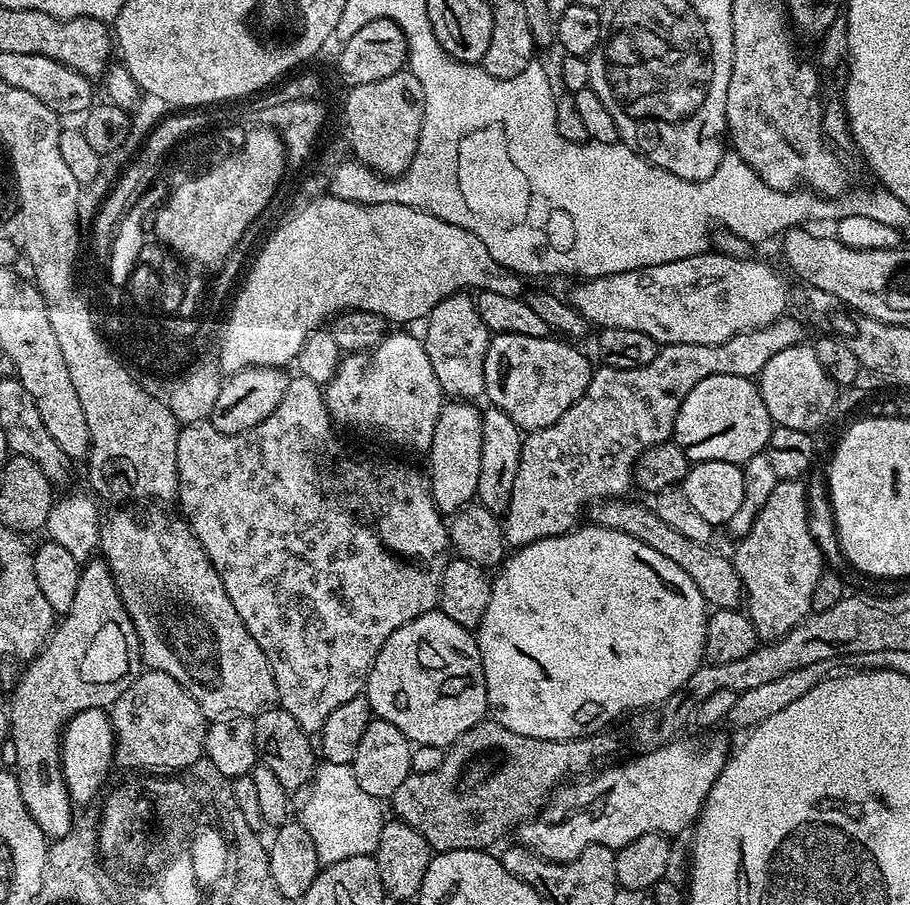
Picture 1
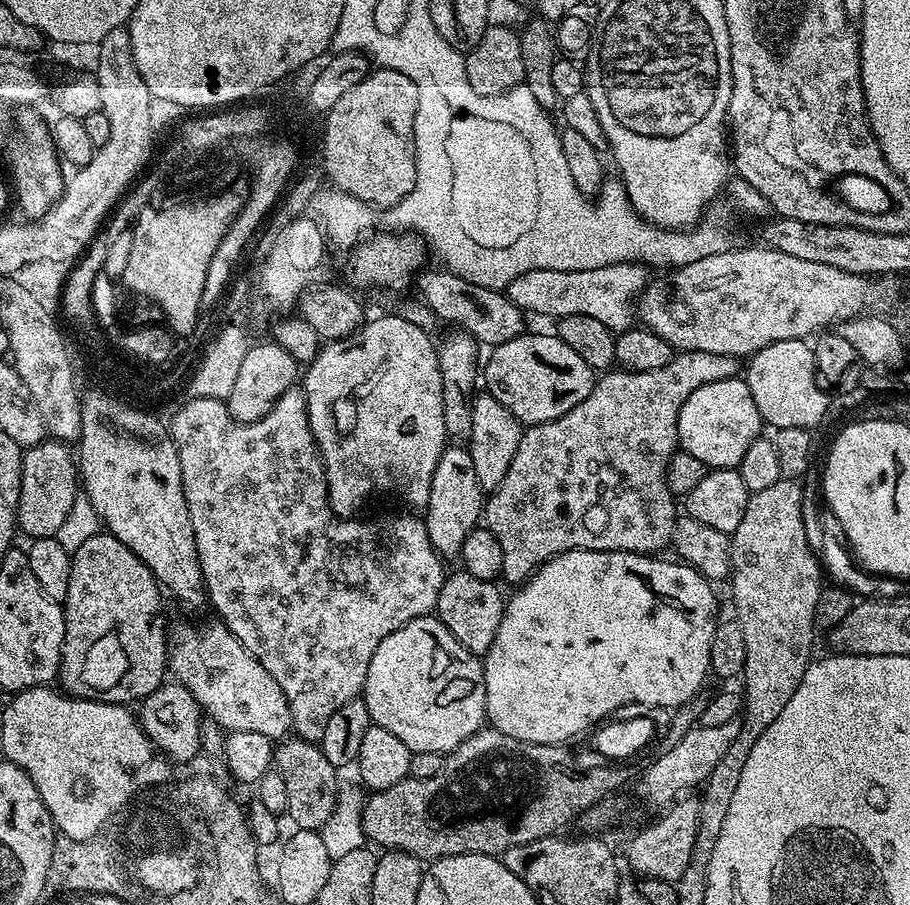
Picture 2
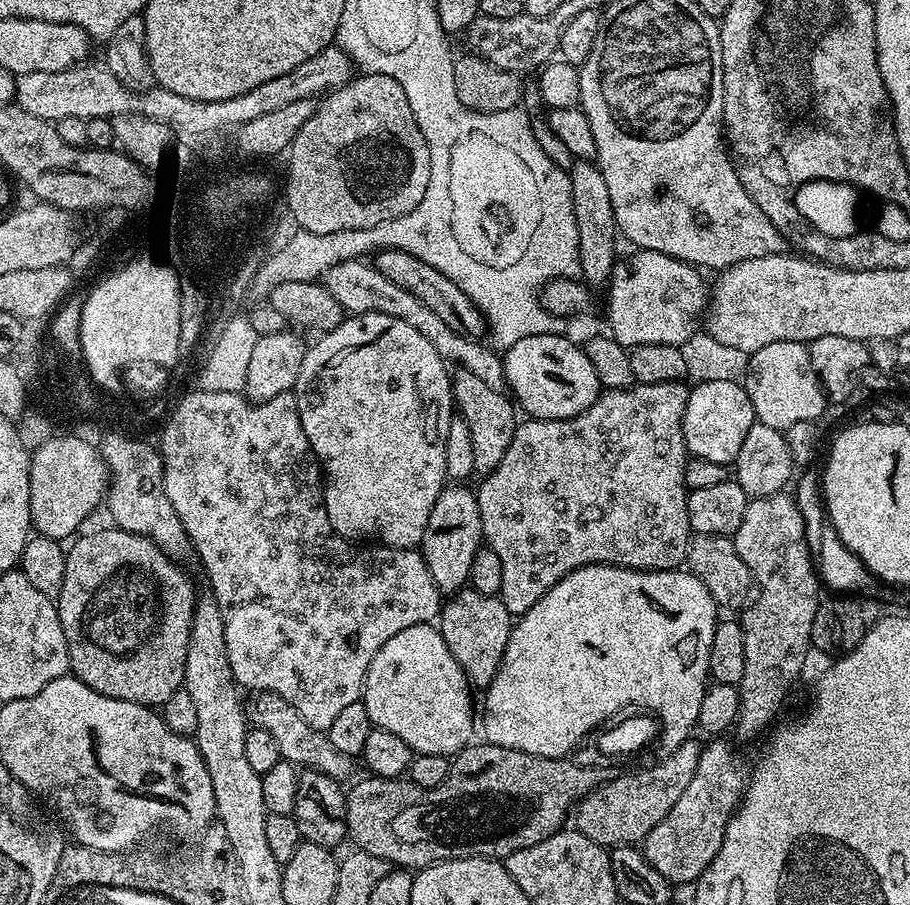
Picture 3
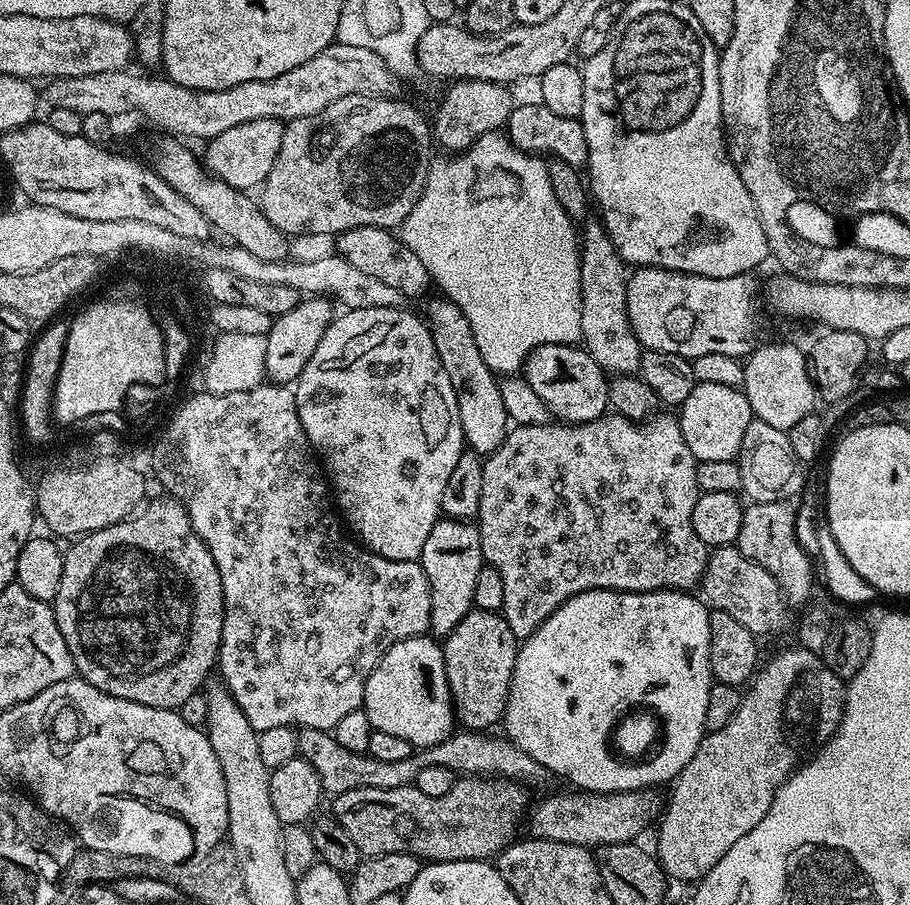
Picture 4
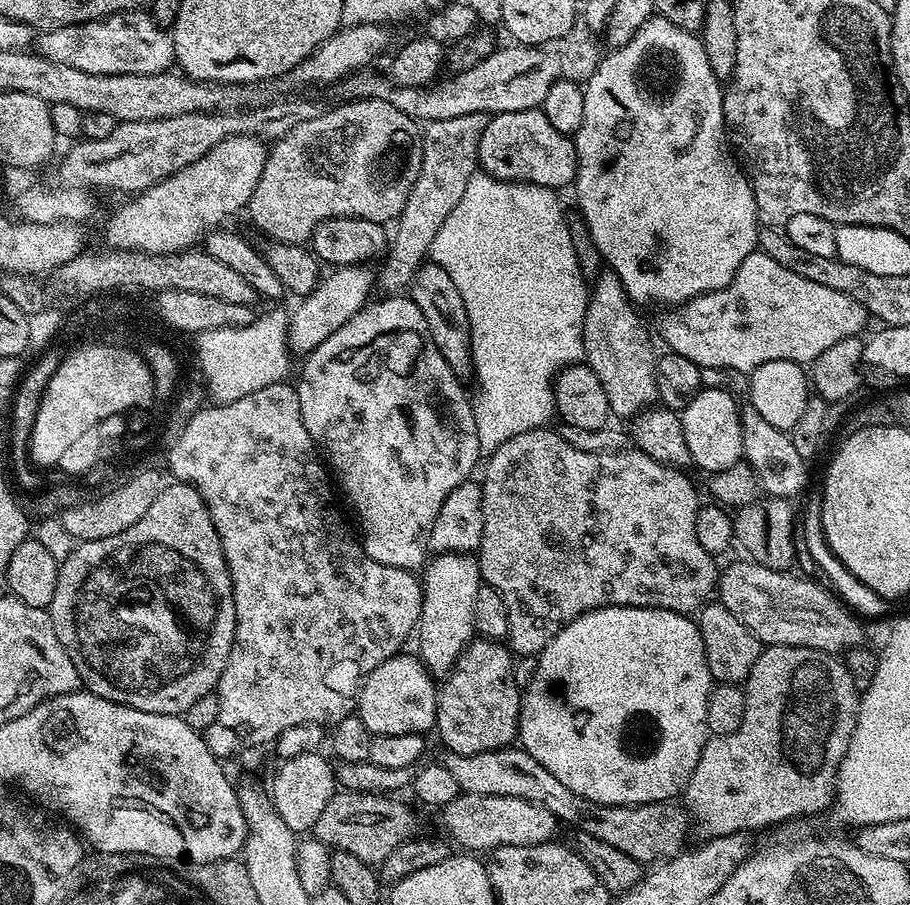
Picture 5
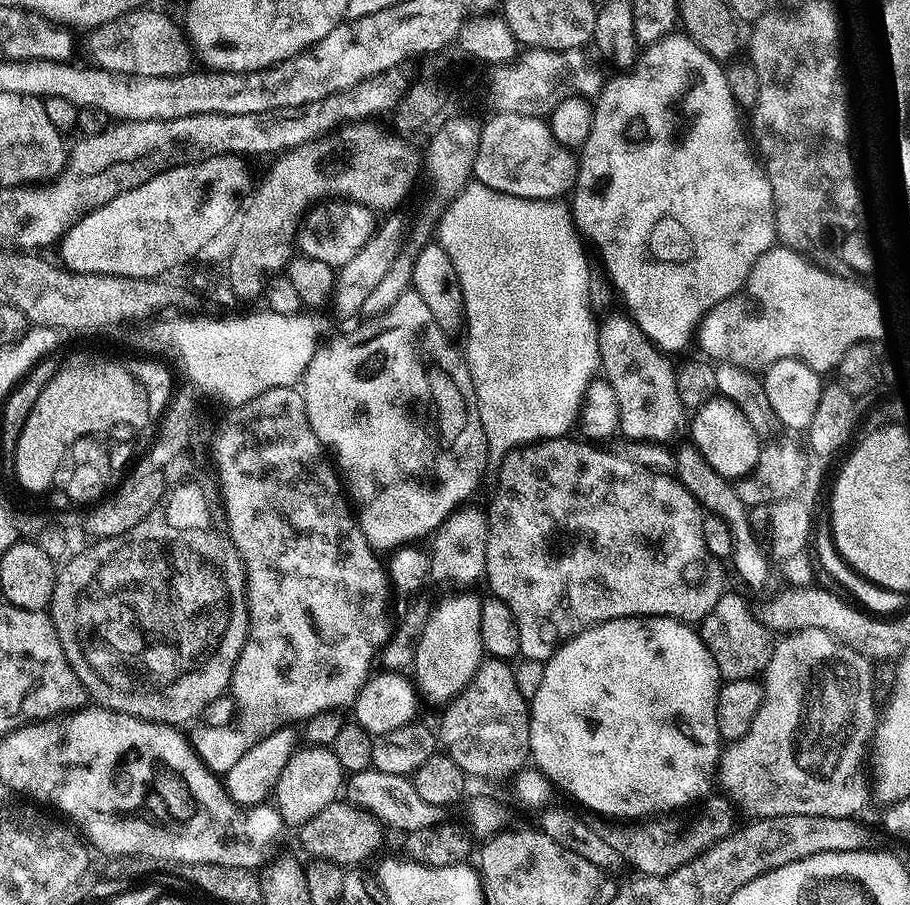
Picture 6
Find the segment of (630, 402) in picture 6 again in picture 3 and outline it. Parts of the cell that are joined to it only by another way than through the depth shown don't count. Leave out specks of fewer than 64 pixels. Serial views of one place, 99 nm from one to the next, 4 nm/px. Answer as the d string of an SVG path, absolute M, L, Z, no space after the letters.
M576 160L568 174L570 182L570 198L574 206L574 222L578 226L578 248L580 250L580 271L583 283L589 286L607 285L612 276L612 267L616 264L616 240L618 241L618 229L614 218L614 206L610 206L610 189L606 186L606 178L602 178L599 167L590 160Z

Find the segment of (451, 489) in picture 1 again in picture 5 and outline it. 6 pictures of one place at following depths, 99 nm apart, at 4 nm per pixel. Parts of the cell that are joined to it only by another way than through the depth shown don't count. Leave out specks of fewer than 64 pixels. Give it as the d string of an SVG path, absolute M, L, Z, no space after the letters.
M441 552L433 555L423 565L424 597L418 625L418 655L433 677L447 676L458 662L464 647L474 638L474 597L478 594L481 583L480 561L475 555L466 552Z

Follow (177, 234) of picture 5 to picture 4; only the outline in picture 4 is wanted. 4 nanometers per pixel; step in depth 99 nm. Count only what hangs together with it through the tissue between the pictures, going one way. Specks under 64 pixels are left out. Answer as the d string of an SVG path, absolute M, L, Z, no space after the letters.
M254 118L254 122L242 122L242 126L234 126L218 134L218 138L207 141L205 152L202 152L202 163L217 180L241 190L256 190L270 174L270 166L274 166L274 158L278 158L278 150L282 150L282 134L285 121L274 118Z

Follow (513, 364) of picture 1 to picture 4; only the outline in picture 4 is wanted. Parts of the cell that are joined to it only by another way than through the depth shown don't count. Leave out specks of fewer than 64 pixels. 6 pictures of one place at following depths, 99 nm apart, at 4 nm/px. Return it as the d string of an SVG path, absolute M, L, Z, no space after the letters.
M576 344L538 346L525 360L522 376L557 421L585 424L591 420L599 420L609 411L609 377L583 346Z

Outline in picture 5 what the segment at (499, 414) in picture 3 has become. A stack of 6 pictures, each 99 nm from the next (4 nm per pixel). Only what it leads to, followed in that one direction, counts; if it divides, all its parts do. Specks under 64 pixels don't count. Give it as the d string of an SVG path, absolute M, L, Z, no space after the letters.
M425 262L420 265L416 277L410 285L412 301L422 310L422 318L426 318L428 336L438 346L438 354L446 358L450 370L464 382L473 375L472 369L472 335L470 334L470 322L466 314L466 306L462 302L462 294L458 294L458 286L454 286L450 274L442 270L442 266Z

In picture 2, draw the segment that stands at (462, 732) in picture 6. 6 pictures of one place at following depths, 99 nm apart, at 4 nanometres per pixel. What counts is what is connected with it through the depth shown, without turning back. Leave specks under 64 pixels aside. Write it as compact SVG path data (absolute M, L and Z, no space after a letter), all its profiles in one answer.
M457 570L449 571L442 582L442 590L438 590L438 602L435 615L448 627L450 634L466 646L475 656L483 657L494 642L494 634L498 634L498 626L504 617L506 603L505 593L500 593L499 583L474 578L474 574Z

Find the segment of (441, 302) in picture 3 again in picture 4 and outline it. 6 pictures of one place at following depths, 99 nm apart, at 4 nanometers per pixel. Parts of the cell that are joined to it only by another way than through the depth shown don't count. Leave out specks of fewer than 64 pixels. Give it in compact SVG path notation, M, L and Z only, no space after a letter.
M358 226L354 230L340 233L335 237L334 244L335 255L350 262L355 269L362 270L363 273L370 274L392 289L400 291L405 298L424 295L427 297L428 287L433 287L432 275L428 273L426 266L422 266L418 254L407 248L395 231L378 226Z

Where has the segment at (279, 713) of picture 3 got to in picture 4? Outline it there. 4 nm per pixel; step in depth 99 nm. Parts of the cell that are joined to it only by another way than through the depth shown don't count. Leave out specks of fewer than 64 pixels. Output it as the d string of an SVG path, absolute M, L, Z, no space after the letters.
M317 728L299 729L296 746L299 755L320 775L320 786L325 793L339 794L346 790L373 788L374 790L394 790L415 785L418 773L426 766L446 766L446 770L464 776L483 776L485 778L511 778L517 782L549 779L550 773L544 769L530 754L526 754L512 740L503 735L485 734L471 730L460 730L447 736L429 748L419 749L415 754L402 758L402 762L378 762L378 758L367 752L346 750L338 746L331 731L323 732Z

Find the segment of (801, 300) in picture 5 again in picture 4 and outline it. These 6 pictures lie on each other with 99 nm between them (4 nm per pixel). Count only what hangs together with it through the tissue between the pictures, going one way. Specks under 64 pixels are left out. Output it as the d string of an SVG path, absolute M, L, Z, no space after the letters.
M636 268L628 277L626 310L641 349L678 354L693 362L699 361L699 356L748 357L761 339L759 336L762 300L760 296L756 297L756 284L752 279L748 274L730 278L706 278L665 268Z

